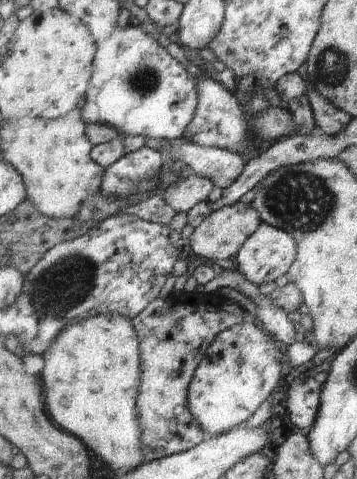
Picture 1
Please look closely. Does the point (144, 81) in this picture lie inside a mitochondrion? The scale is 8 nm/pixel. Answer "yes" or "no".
yes

